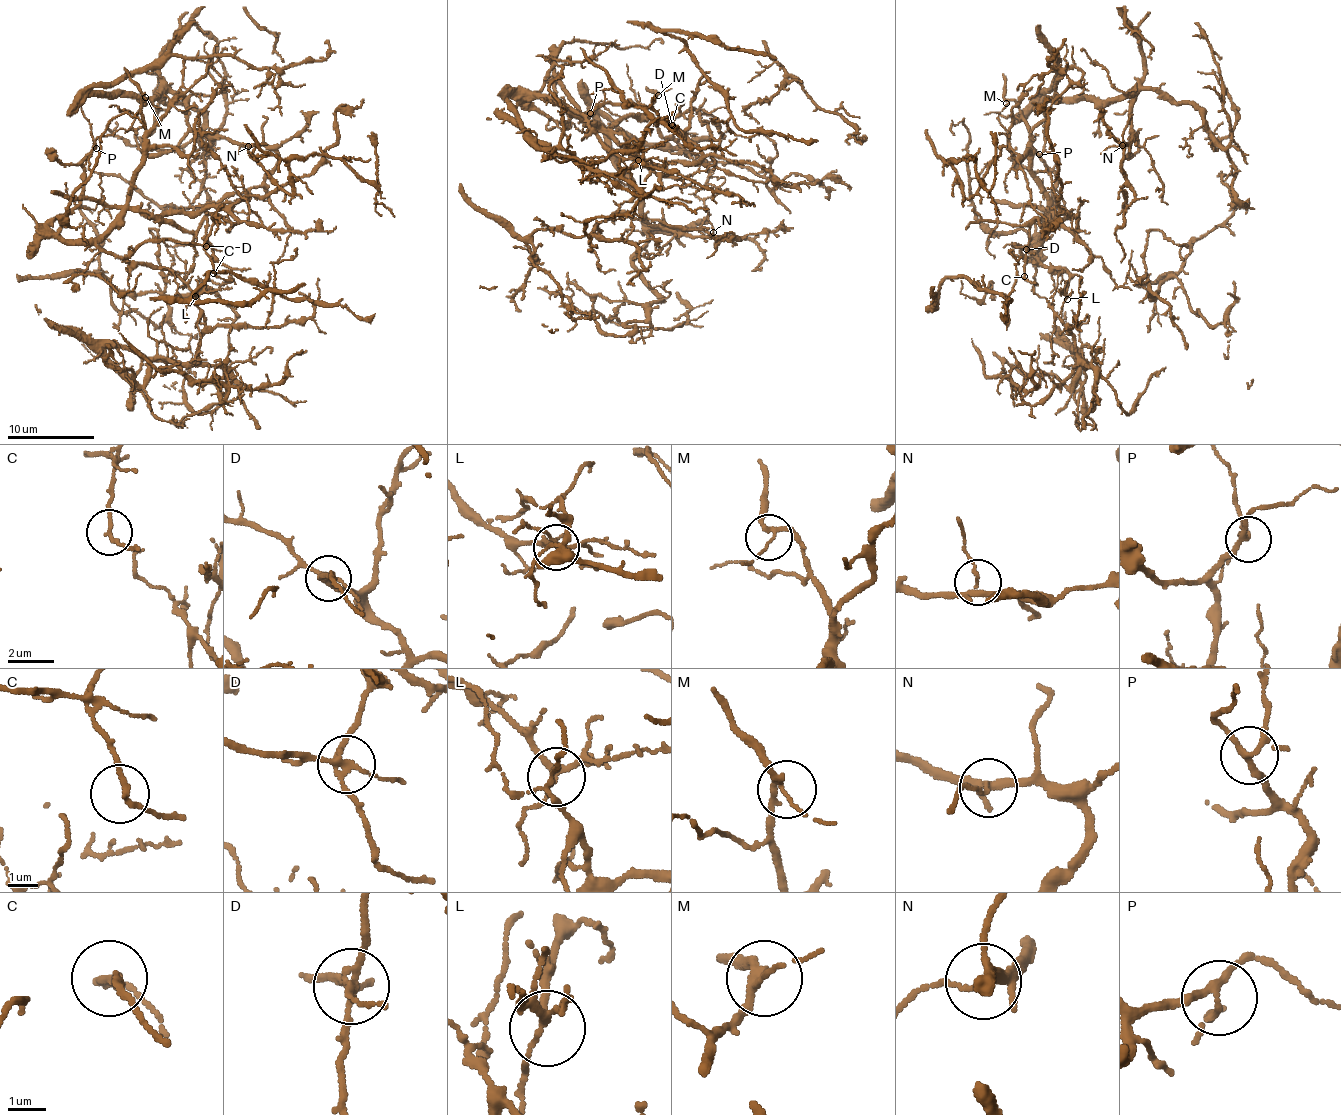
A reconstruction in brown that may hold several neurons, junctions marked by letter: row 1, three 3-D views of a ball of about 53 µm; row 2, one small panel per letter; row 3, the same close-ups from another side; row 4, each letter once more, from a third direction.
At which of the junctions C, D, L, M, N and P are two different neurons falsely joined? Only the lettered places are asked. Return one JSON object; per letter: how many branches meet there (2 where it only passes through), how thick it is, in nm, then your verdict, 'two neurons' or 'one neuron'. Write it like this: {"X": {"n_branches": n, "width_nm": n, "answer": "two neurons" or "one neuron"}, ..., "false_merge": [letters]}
{"C": {"n_branches": 2, "width_nm": 170, "answer": "one neuron"}, "D": {"n_branches": 4, "width_nm": 170, "answer": "two neurons"}, "L": {"n_branches": 4, "width_nm": 170, "answer": "one neuron"}, "M": {"n_branches": 3, "width_nm": 150, "answer": "one neuron"}, "N": {"n_branches": 4, "width_nm": 190, "answer": "one neuron"}, "P": {"n_branches": 4, "width_nm": 170, "answer": "one neuron"}, "false_merge": ["D"]}

